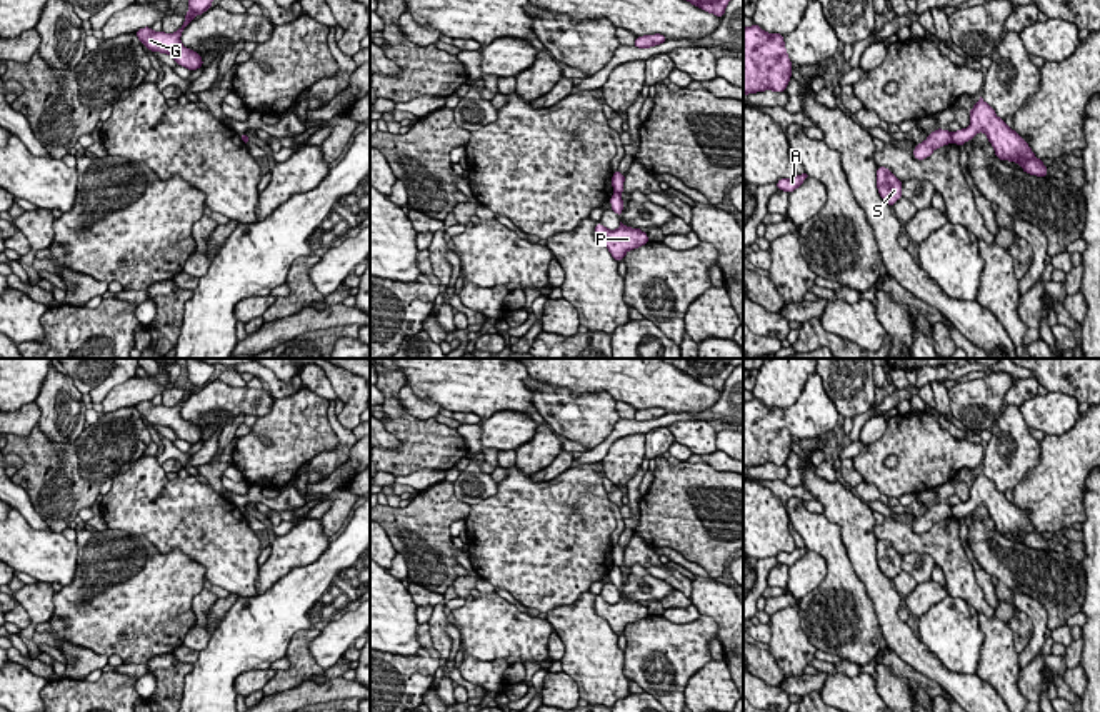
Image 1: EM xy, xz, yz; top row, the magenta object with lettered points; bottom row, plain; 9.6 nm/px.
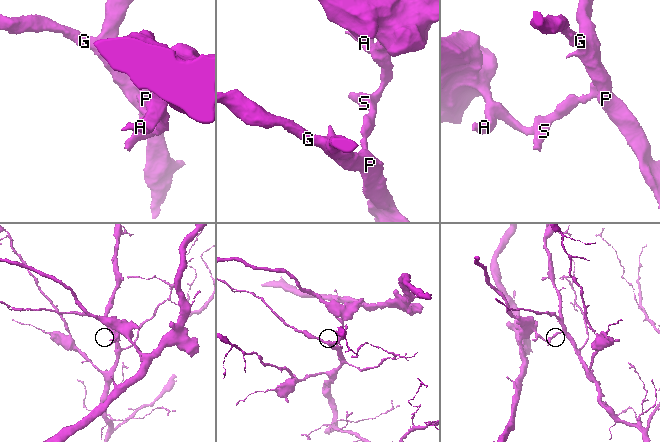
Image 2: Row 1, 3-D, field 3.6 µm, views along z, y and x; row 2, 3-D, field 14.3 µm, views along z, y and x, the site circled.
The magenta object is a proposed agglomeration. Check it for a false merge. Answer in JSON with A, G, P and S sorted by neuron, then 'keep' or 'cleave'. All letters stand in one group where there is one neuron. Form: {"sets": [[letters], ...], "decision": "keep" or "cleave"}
{"sets": [["A", "S"], ["G", "P"]], "decision": "cleave"}

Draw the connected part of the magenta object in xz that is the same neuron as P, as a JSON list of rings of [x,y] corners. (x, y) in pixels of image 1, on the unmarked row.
[[[620,595],[617,604],[608,604],[602,597],[595,599],[595,612],[603,617],[612,630],[620,635],[628,624],[648,617],[648,609],[640,602],[630,602]]]

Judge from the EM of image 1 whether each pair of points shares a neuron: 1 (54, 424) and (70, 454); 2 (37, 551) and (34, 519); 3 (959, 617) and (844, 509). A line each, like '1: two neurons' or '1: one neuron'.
1: two neurons
2: two neurons
3: two neurons

